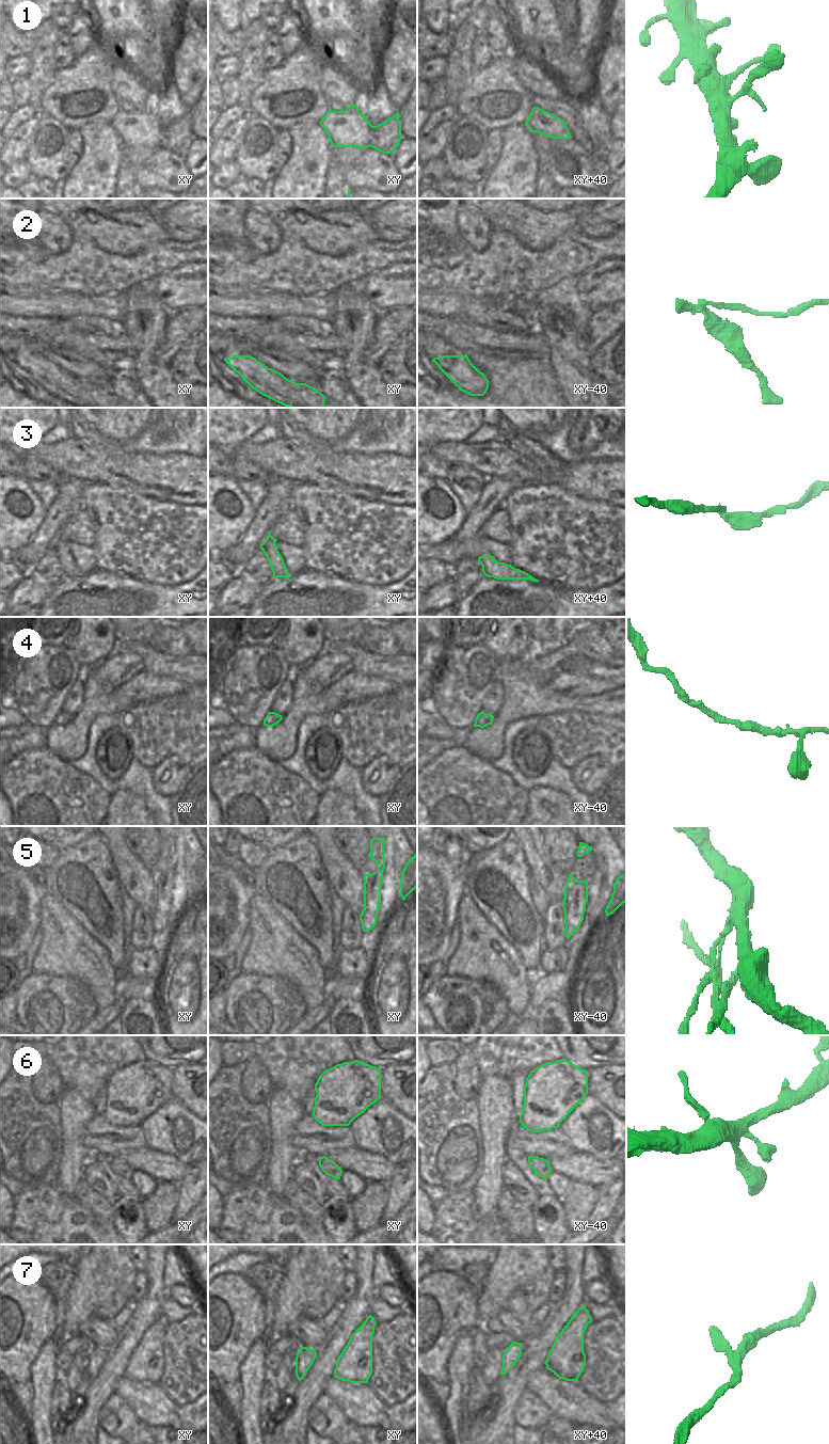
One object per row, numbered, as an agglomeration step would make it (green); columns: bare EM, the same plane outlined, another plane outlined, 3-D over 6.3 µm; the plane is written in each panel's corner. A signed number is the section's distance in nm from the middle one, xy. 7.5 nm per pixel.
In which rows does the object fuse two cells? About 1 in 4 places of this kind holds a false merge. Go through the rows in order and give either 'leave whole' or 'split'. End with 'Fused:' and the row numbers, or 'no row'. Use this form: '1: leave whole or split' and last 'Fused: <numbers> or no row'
1: leave whole
2: split
3: leave whole
4: leave whole
5: split
6: leave whole
7: leave whole
Fused: 2, 5

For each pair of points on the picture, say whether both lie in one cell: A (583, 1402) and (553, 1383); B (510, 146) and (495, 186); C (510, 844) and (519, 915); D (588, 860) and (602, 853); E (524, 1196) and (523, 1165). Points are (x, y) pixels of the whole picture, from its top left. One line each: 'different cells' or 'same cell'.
A: same cell
B: same cell
C: same cell
D: different cells
E: different cells

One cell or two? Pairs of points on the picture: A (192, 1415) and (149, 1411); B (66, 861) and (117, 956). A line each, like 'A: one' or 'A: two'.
A: two
B: one

